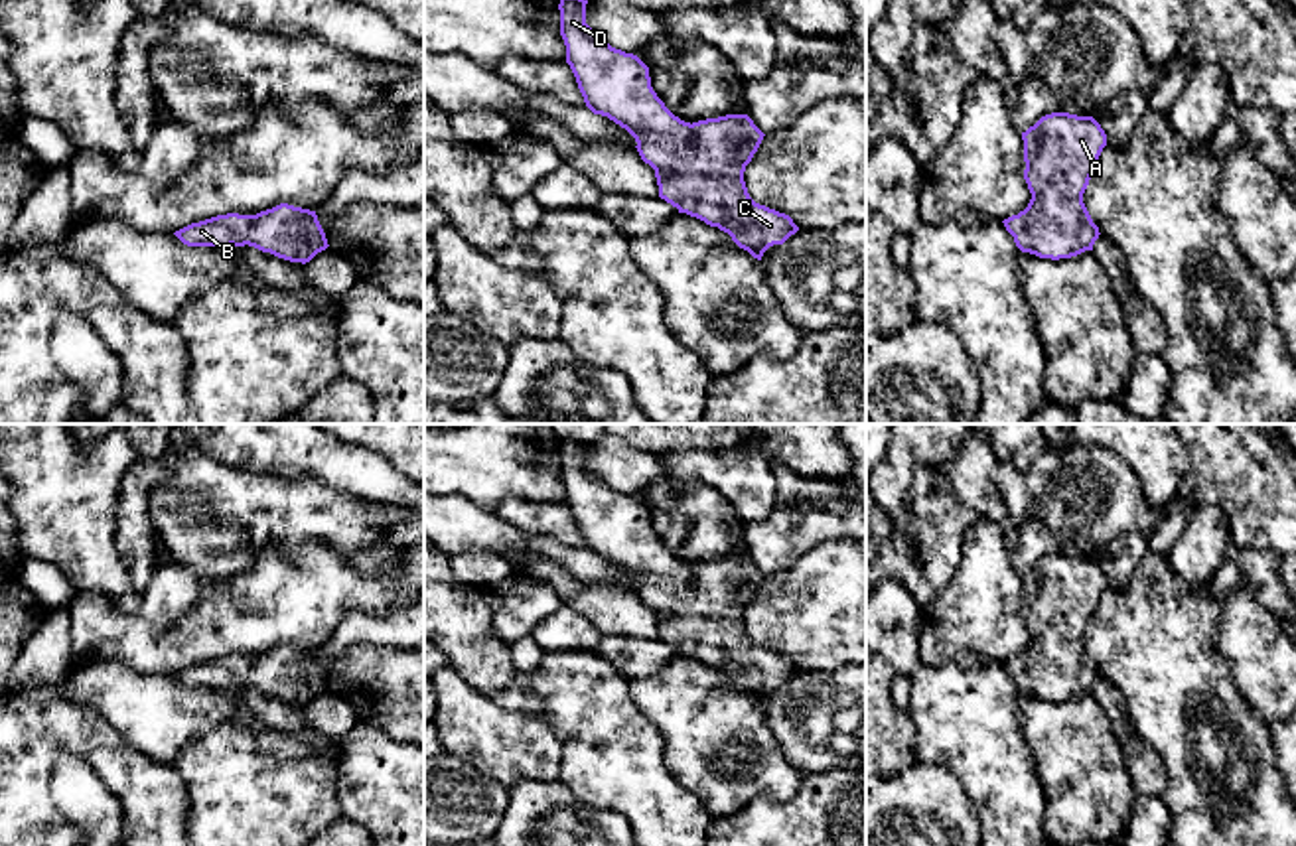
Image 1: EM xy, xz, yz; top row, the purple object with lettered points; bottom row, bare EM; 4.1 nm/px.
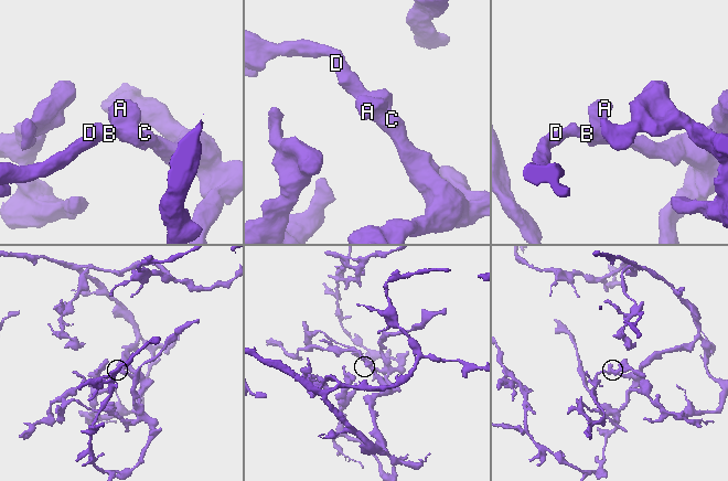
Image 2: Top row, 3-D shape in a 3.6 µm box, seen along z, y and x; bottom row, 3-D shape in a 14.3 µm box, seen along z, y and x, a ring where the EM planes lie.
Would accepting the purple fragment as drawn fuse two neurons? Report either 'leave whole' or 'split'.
leave whole

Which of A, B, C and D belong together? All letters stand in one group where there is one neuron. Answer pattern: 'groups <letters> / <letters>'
groups A B C D

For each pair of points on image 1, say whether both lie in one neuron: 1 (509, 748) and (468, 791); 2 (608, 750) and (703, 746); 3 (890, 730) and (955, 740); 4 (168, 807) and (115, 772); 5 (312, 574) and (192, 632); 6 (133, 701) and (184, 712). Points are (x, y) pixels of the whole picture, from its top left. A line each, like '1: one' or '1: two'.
1: two
2: two
3: two
4: one
5: one
6: one

